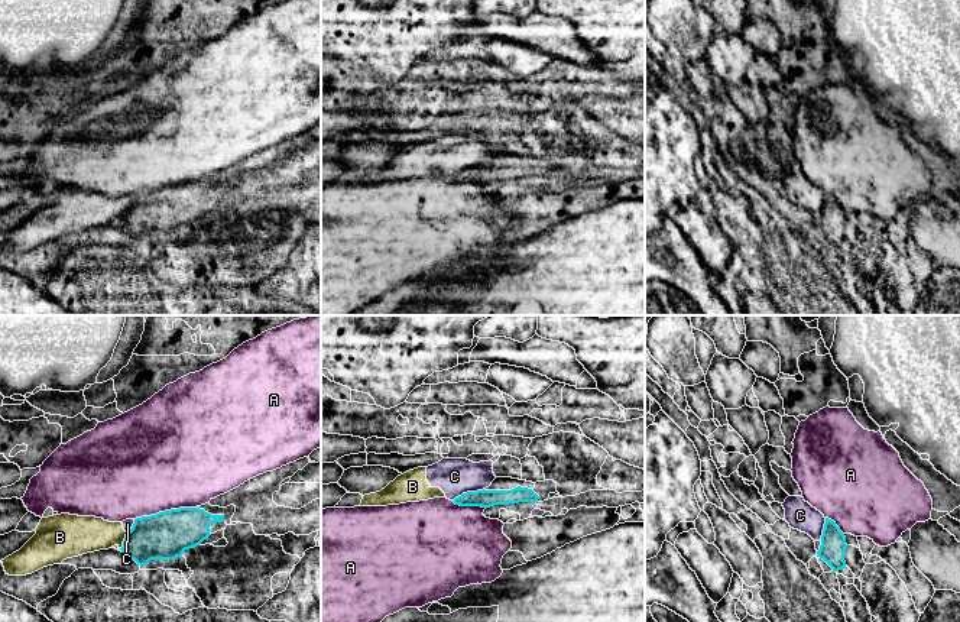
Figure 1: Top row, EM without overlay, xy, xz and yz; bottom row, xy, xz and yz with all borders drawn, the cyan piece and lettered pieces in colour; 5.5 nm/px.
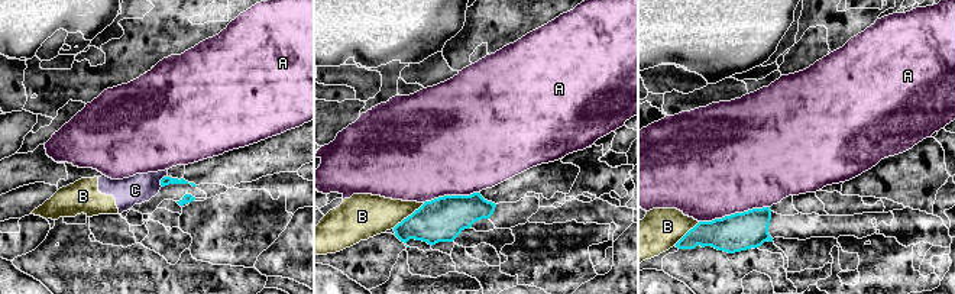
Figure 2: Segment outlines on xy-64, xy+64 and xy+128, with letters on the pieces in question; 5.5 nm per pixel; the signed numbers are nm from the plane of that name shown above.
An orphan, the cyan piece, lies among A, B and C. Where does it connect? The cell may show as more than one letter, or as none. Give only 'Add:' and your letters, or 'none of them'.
Add: none of them

